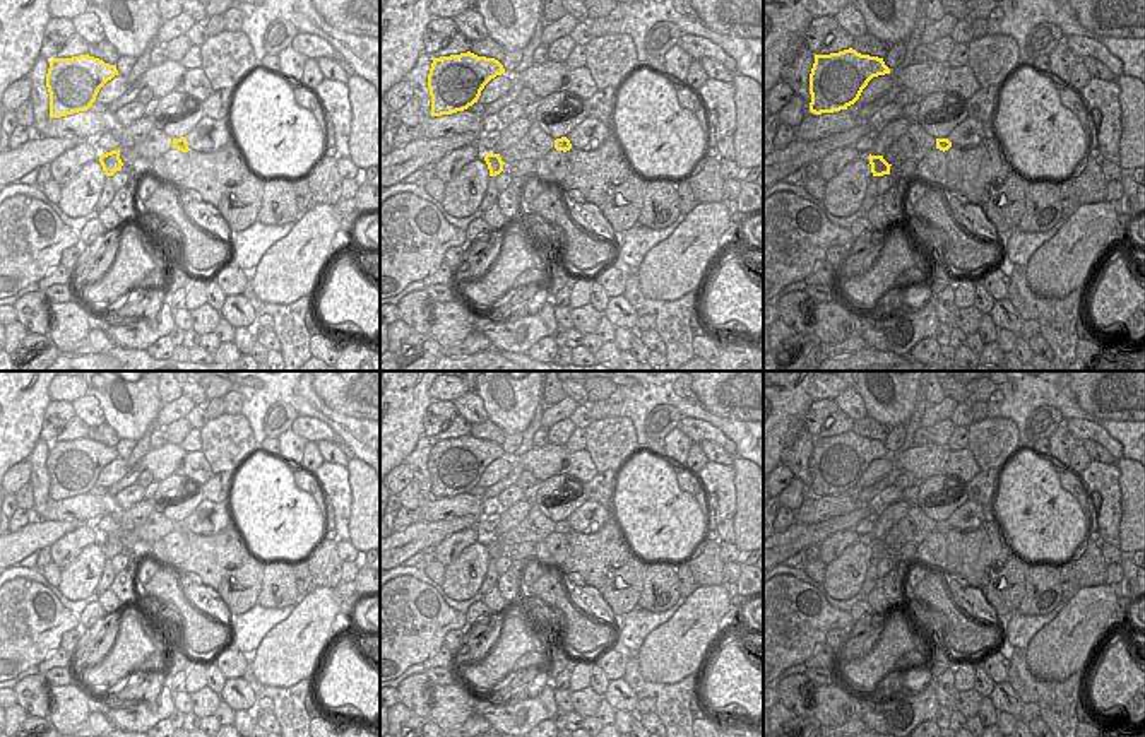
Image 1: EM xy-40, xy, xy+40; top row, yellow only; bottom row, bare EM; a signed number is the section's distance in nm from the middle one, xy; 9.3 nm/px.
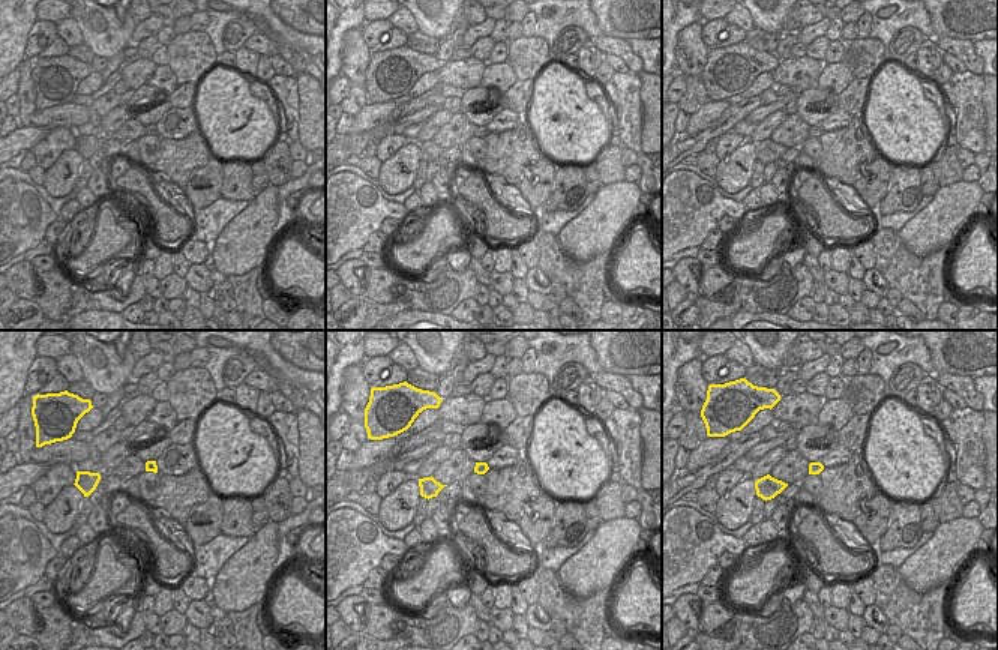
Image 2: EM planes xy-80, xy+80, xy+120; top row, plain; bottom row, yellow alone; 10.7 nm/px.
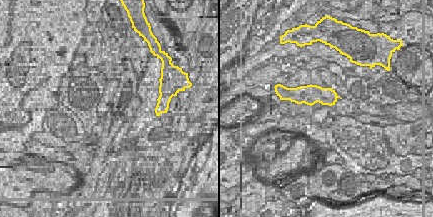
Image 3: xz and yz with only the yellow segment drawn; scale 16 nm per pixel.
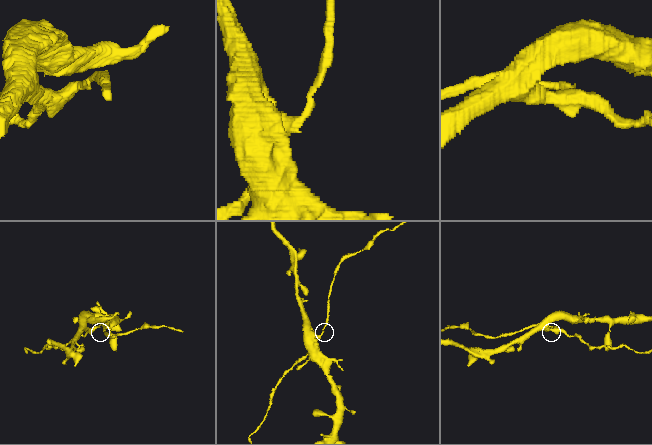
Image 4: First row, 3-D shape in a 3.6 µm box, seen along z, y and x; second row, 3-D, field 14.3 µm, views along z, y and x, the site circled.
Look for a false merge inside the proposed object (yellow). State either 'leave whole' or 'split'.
split

